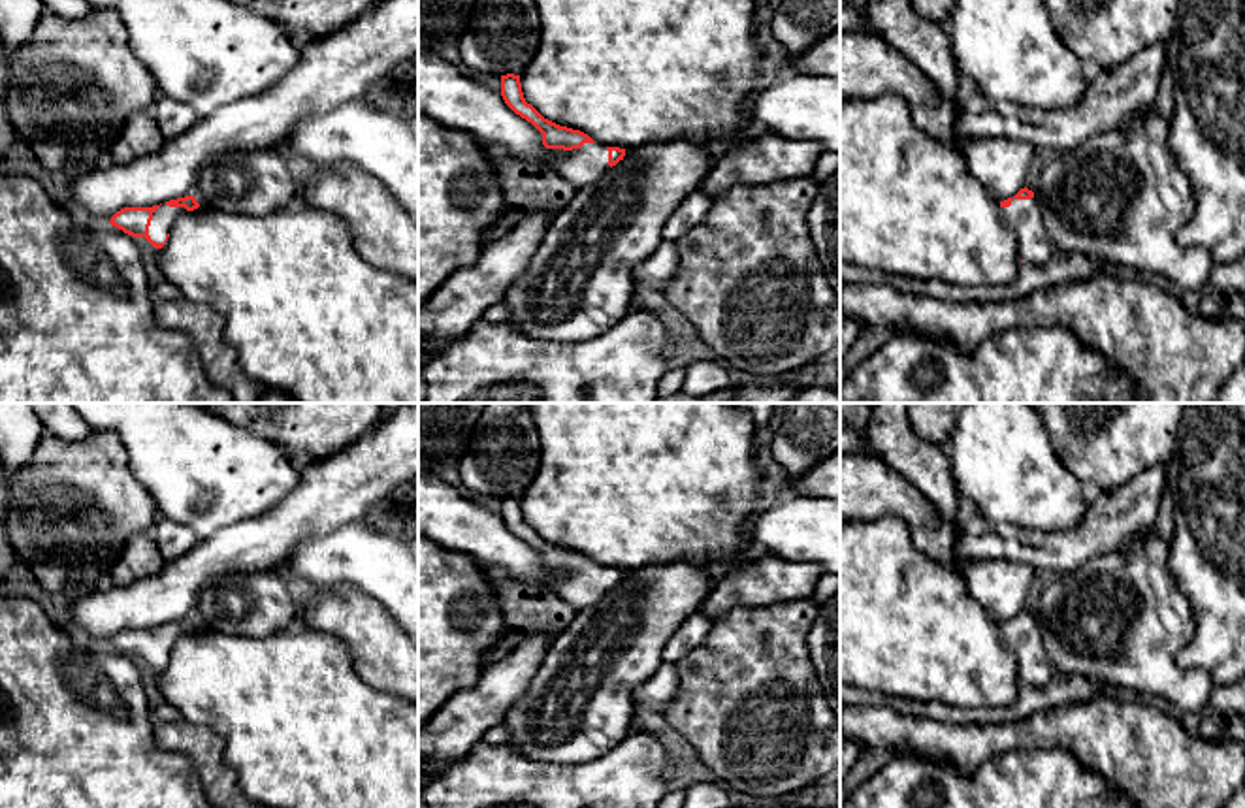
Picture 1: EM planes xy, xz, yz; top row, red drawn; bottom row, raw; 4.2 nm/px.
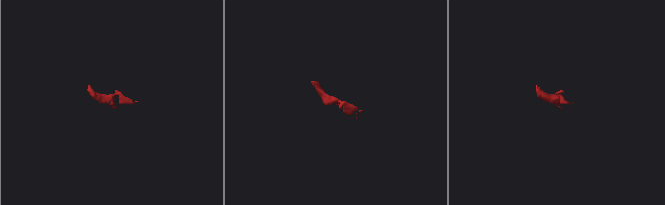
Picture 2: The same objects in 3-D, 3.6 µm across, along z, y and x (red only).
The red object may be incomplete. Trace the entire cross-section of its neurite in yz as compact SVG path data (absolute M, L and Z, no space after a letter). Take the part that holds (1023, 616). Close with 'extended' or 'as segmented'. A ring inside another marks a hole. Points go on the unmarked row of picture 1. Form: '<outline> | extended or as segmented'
M1027 608L1013 620L1000 623L1002 637L1013 652L1021 684L1034 687L1045 686L1057 671L1043 648L1038 620Z | extended

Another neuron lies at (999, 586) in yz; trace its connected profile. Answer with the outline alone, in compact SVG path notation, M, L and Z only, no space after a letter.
M974 559L962 569L974 603L994 623L1013 620L1027 606L1036 569L1011 559Z

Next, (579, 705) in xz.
M689 561L625 571L625 578L597 605L576 610L574 620L554 635L525 693L501 723L510 733L509 746L529 759L573 765L591 761L629 736L635 731L637 704L633 695L637 687L659 669L665 644L686 618L699 612L714 584L716 578L704 567Z

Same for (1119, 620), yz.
M1151 535L1128 552L1100 554L1072 574L1057 574L1047 582L1034 618L1042 629L1043 648L1059 674L1083 676L1091 682L1130 689L1136 695L1166 699L1183 712L1205 716L1213 686L1202 669L1177 665L1179 652L1194 635L1192 608L1170 571L1170 542Z

